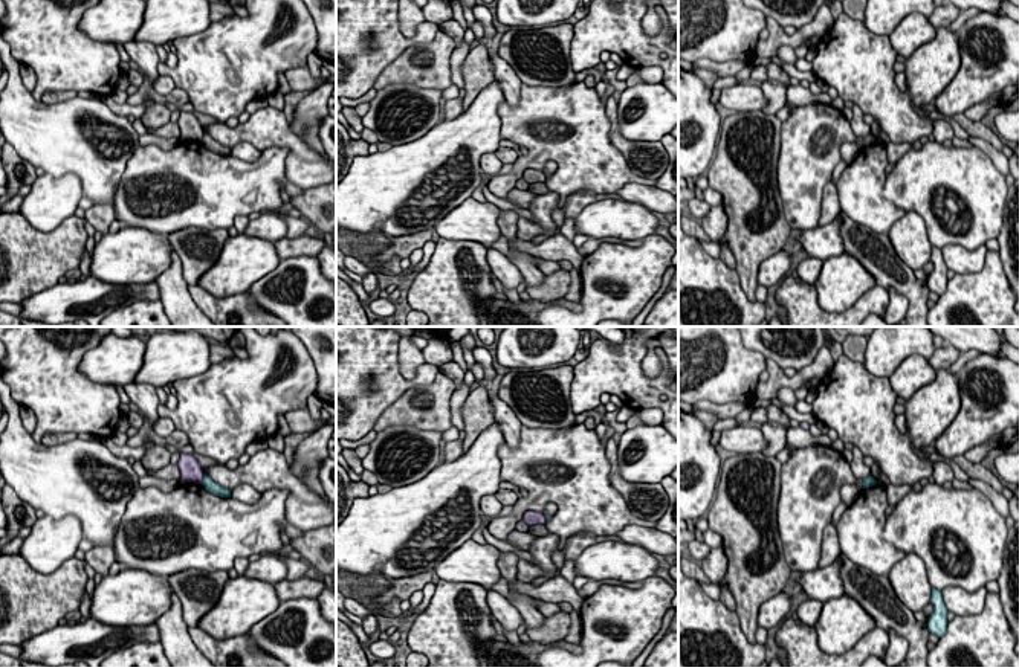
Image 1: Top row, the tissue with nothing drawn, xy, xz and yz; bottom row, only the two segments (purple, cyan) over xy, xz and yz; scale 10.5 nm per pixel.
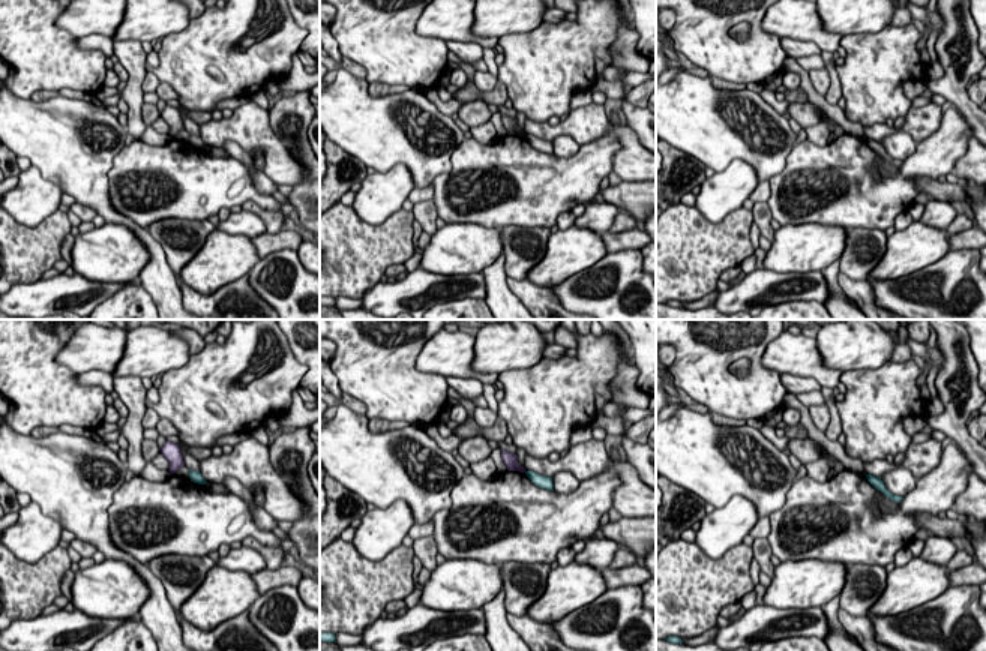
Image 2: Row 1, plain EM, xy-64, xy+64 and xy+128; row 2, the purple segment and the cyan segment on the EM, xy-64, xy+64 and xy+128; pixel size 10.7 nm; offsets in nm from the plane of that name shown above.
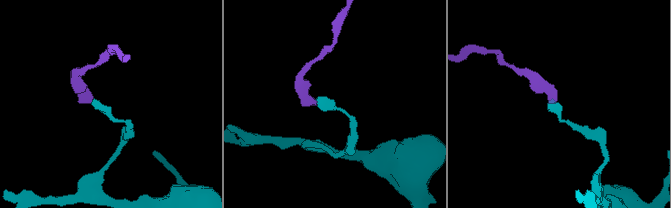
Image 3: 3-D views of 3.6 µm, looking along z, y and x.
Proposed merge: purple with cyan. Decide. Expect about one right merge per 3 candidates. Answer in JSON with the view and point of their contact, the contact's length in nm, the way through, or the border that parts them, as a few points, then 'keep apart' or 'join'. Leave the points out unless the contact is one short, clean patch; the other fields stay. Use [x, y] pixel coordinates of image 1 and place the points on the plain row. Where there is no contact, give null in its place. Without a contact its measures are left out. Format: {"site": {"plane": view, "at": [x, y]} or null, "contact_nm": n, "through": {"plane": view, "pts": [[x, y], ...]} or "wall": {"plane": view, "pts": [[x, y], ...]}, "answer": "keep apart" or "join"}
{"site": {"plane": "xy", "at": [202, 136]}, "contact_nm": 110, "wall": {"plane": "xy", "pts": [[205, 133], [200, 141]]}, "answer": "keep apart"}

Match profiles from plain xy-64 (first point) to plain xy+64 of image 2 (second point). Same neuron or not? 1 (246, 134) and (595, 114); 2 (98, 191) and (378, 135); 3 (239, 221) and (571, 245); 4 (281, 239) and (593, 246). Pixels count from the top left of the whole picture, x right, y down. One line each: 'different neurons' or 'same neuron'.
1: same neuron
2: same neuron
3: different neurons
4: different neurons

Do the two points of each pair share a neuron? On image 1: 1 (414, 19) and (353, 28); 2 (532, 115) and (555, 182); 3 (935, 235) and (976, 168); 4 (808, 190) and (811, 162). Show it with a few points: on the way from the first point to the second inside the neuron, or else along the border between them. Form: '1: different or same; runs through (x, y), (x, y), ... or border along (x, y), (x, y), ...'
1: different; border along (397, 16), (401, 31), (408, 37), (425, 20)
2: same; runs through (527, 133), (543, 142), (561, 164)
3: same; runs through (925, 211), (925, 190), (944, 170), (952, 170)
4: same; runs through (808, 183), (808, 168)

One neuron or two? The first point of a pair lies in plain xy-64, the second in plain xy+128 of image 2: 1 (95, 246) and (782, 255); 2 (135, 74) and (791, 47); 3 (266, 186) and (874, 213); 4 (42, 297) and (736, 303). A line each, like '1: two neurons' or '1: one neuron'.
1: one neuron
2: one neuron
3: two neurons
4: one neuron

